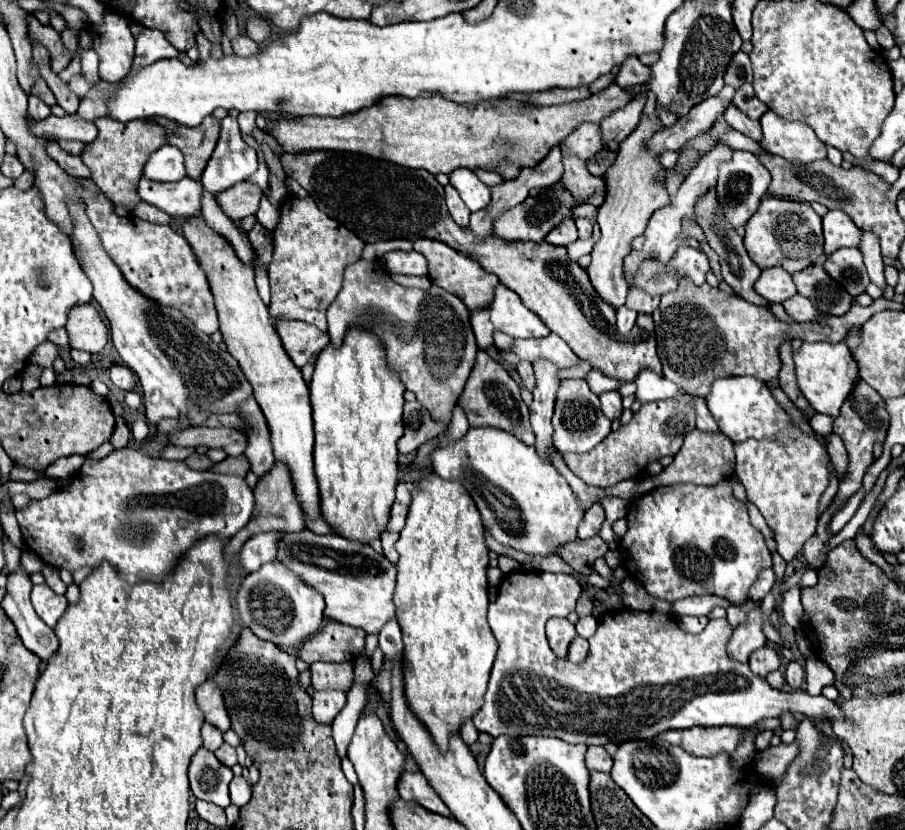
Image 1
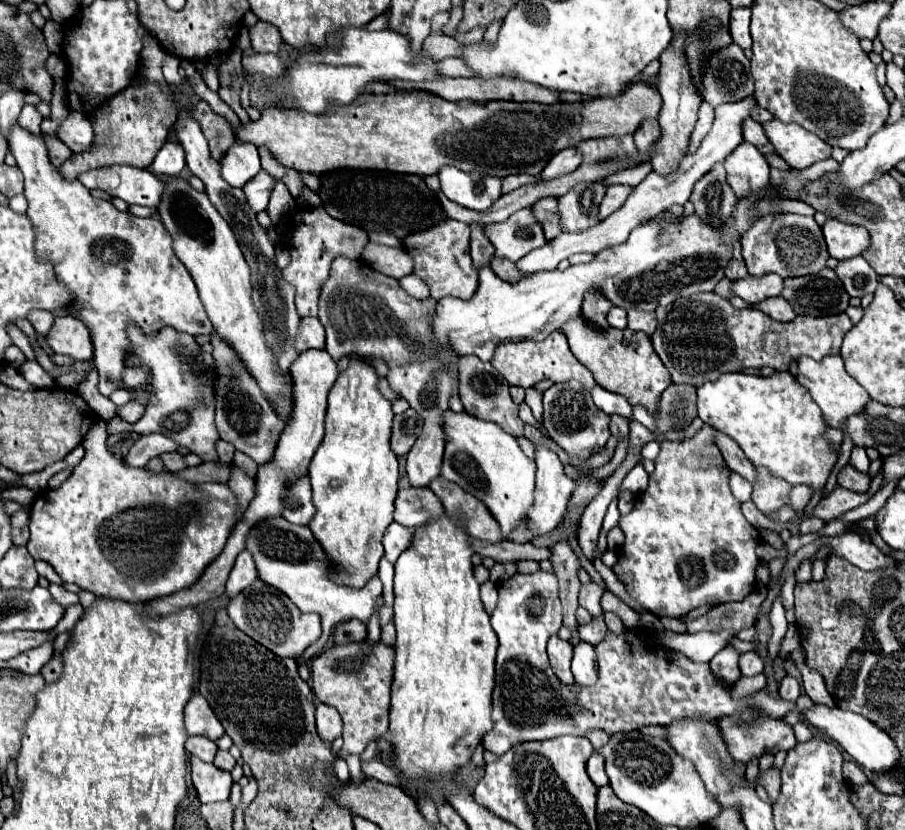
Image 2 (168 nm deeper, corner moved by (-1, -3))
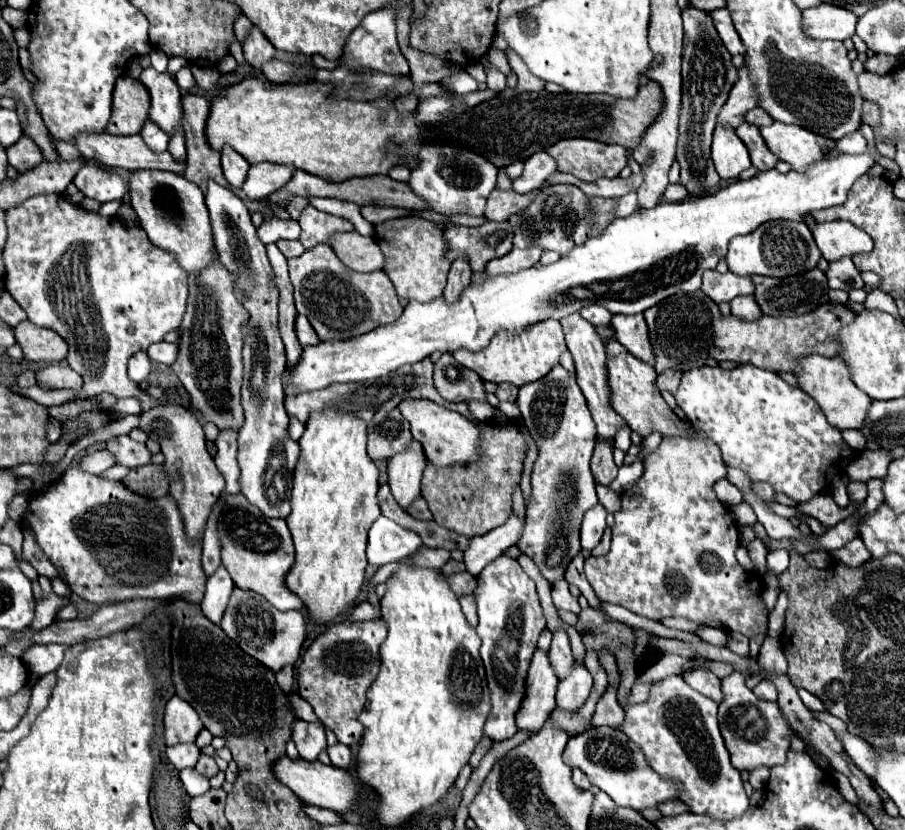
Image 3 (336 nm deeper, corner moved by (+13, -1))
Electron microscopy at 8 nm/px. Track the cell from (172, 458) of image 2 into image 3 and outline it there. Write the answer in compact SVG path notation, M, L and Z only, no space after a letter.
M118 436L118 438L110 438L106 442L106 448L112 450L112 454L116 454L118 464L130 466L130 468L138 468L138 466L146 466L152 462L152 454L146 448L146 444L134 442L128 436Z

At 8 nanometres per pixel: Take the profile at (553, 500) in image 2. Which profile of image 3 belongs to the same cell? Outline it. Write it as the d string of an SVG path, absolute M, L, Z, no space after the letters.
M512 512L512 516L496 530L488 532L484 536L472 538L472 546L468 546L468 550L464 552L466 570L470 574L478 576L486 564L490 564L492 560L502 556L508 548L516 546L516 542L520 540L524 522L526 520L522 516Z

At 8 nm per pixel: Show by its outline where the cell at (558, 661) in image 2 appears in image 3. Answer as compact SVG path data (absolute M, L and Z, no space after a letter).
M536 648L528 670L528 698L524 698L524 710L520 710L520 730L532 730L534 734L544 726L550 712L556 708L556 672L550 664L548 652Z

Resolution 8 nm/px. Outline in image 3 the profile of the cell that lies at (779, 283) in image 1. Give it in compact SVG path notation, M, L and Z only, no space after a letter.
M706 270L704 272L702 292L708 294L716 304L730 302L736 296L754 294L754 290L756 290L756 286L754 286L752 278L748 278L748 276L736 276L732 272L720 274L716 270Z

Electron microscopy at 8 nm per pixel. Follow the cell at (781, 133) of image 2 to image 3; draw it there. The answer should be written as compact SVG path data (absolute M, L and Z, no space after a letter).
M772 122L770 126L762 126L760 134L770 152L788 162L796 172L806 170L812 162L836 156L832 140L820 138L796 124L788 126L784 122Z

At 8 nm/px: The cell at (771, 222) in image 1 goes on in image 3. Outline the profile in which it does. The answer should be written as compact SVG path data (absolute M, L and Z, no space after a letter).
M772 220L756 228L752 234L746 236L734 236L728 244L726 262L730 272L738 276L774 276L774 278L786 278L792 274L808 272L816 266L820 260L820 250L814 244L812 232L804 222L794 220Z

